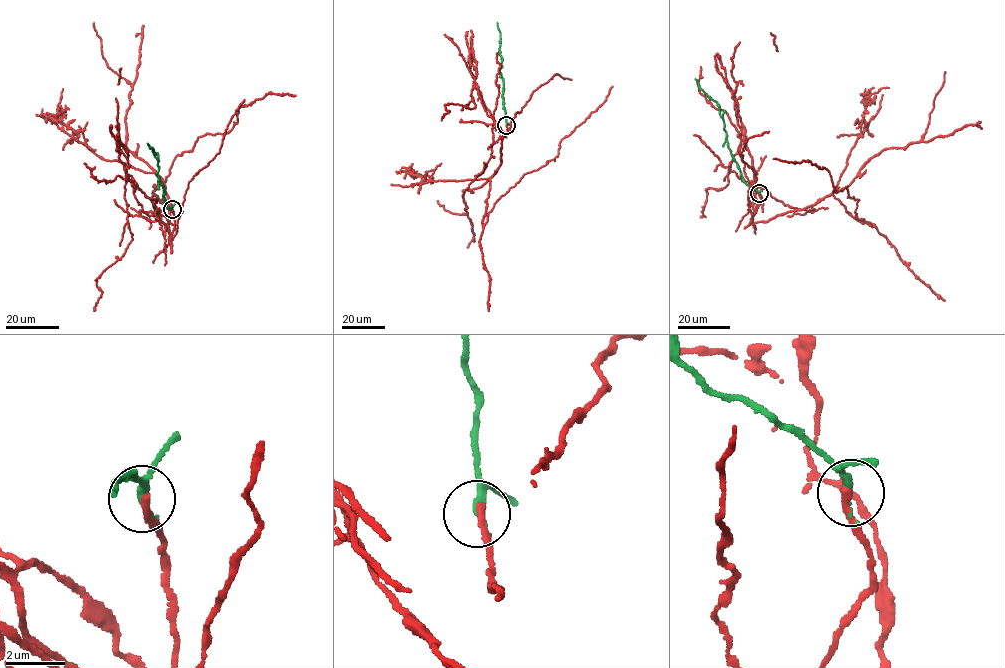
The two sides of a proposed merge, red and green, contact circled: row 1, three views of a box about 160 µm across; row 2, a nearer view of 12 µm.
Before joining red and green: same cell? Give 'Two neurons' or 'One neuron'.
Two neurons

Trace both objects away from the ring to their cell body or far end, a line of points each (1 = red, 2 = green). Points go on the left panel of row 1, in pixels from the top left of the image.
1: (171, 209), (170, 244), (159, 176), (153, 186), (176, 156), (227, 133), (238, 108), (295, 95)
2: (171, 209), (165, 204), (163, 186), (156, 173), (158, 159), (147, 143)

